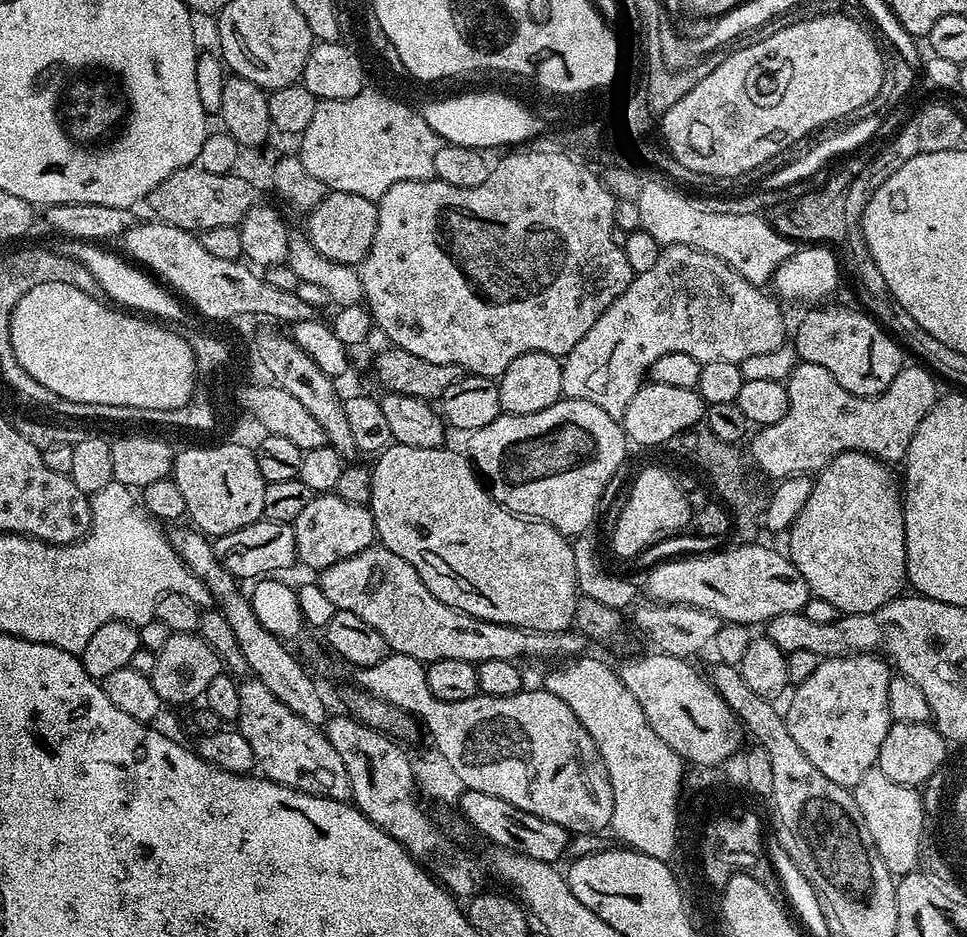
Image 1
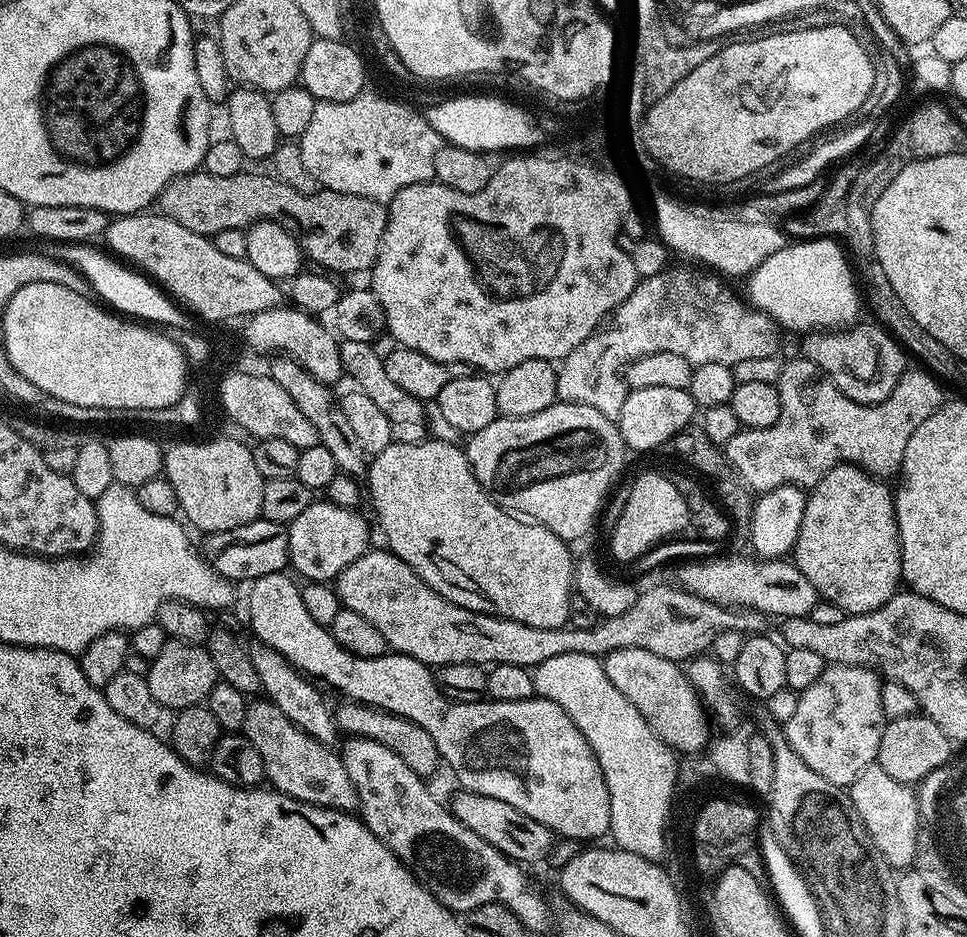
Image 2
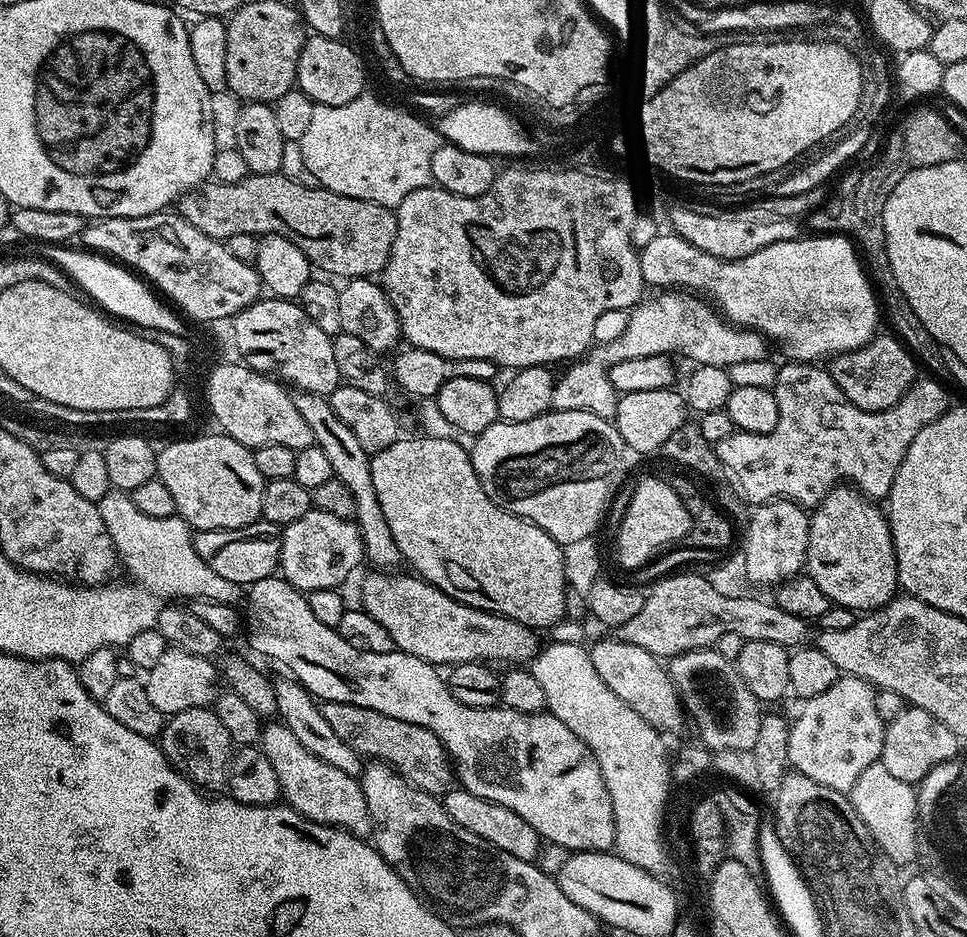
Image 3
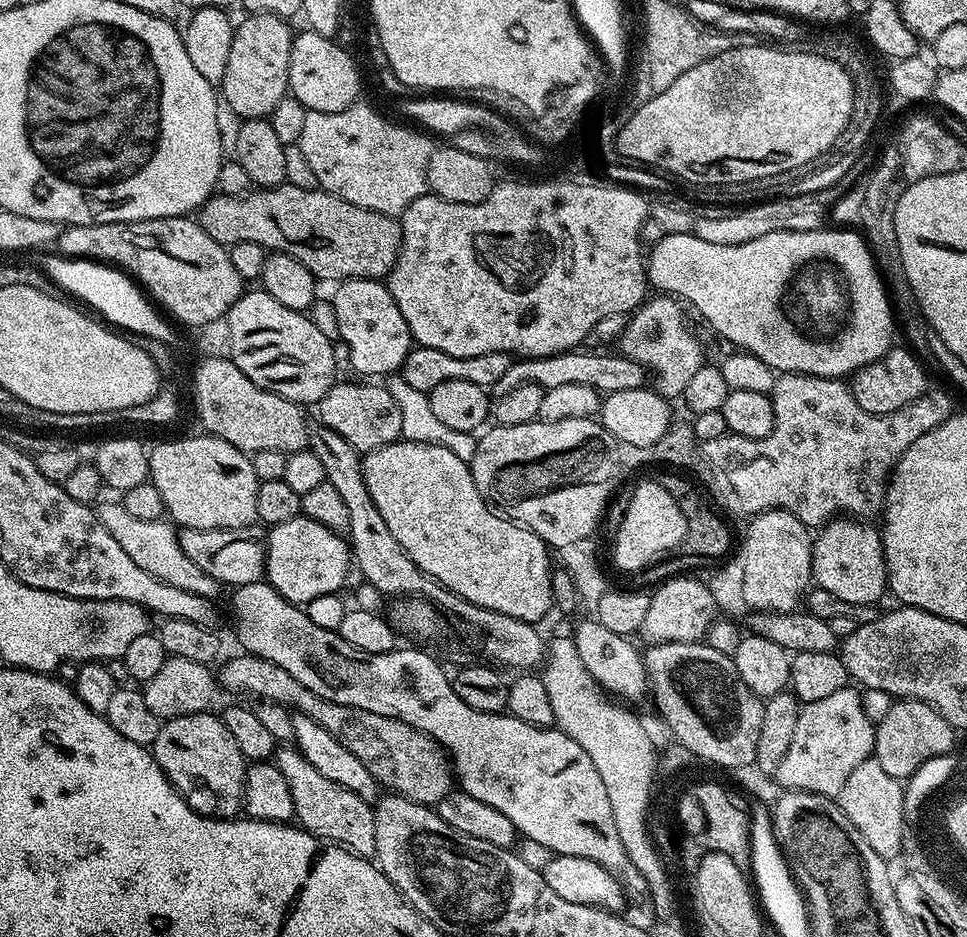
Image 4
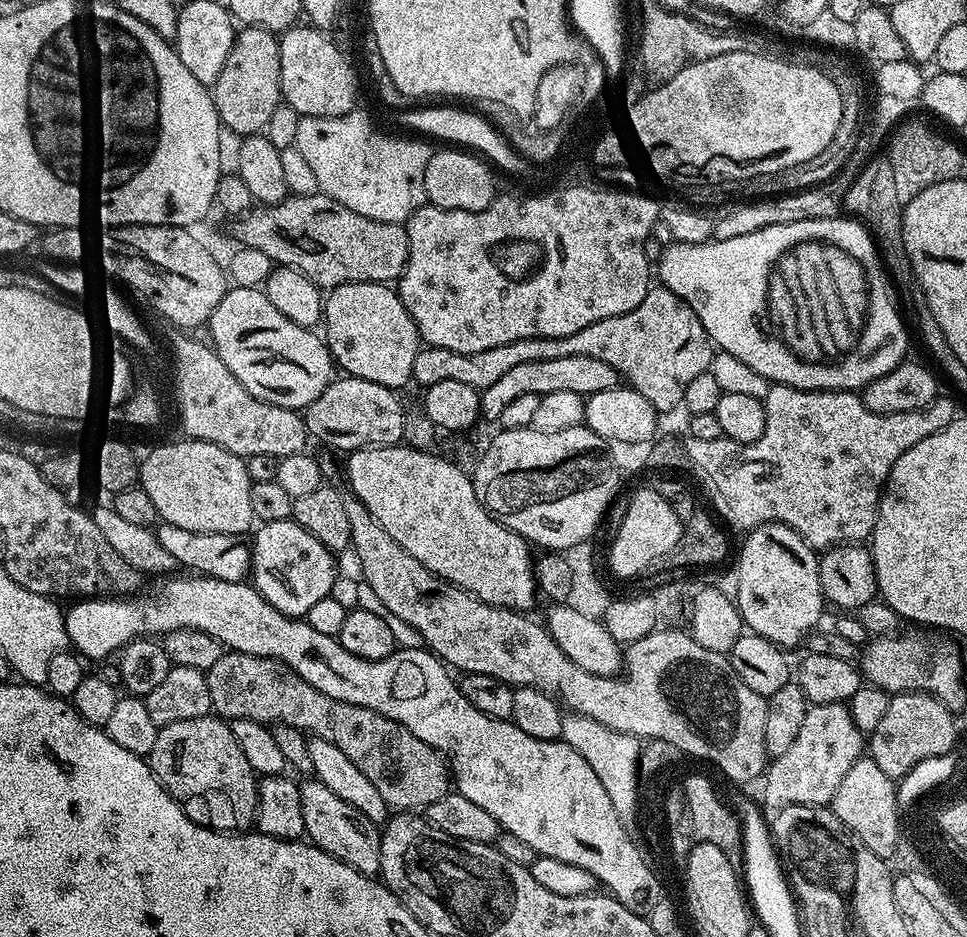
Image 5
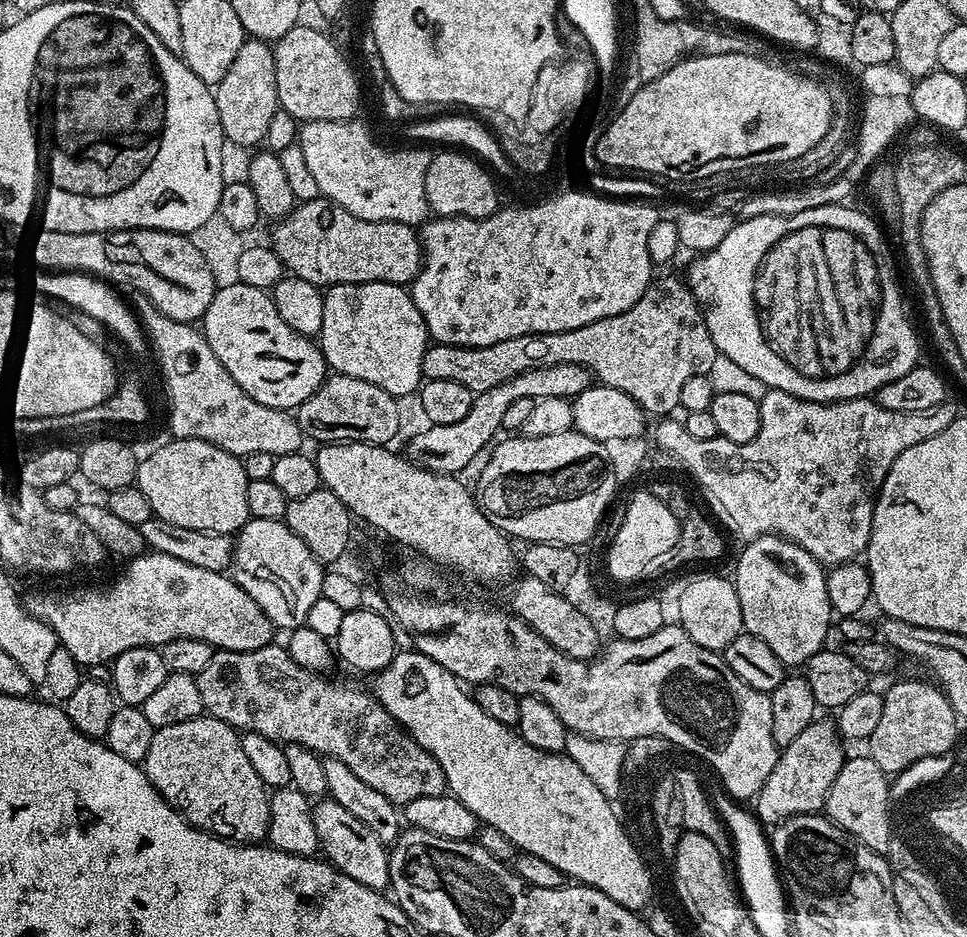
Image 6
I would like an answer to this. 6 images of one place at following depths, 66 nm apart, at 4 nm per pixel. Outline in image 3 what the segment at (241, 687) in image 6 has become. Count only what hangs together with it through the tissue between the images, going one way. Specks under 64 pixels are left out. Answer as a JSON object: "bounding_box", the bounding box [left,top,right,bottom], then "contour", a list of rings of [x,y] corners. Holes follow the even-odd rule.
{"bounding_box":[322,702,454,794],"contour":[[[346,702],[325,703],[322,711],[326,722],[330,722],[330,727],[340,740],[351,744],[357,753],[365,757],[368,755],[368,758],[389,764],[418,790],[443,794],[453,783],[454,769],[448,752],[430,730],[414,726],[414,722],[402,722],[402,718],[390,718],[390,714],[378,714],[378,710],[366,710],[366,706],[354,706]]]}

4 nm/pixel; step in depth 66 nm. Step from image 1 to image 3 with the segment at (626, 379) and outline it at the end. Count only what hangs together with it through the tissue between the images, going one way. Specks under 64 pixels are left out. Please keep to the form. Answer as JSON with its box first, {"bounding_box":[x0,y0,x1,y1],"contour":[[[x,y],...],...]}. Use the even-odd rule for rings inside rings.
{"bounding_box":[552,290,769,420],"contour":[[[660,290],[655,294],[657,296],[645,295],[627,313],[629,316],[624,329],[613,340],[605,344],[597,343],[587,355],[563,369],[565,372],[558,376],[552,395],[552,408],[555,411],[586,410],[612,420],[616,415],[618,393],[610,382],[608,371],[618,362],[626,362],[630,358],[681,352],[686,359],[692,360],[693,365],[728,369],[734,366],[734,362],[754,362],[769,355],[769,341],[761,333],[733,324],[707,299],[687,290]]]}

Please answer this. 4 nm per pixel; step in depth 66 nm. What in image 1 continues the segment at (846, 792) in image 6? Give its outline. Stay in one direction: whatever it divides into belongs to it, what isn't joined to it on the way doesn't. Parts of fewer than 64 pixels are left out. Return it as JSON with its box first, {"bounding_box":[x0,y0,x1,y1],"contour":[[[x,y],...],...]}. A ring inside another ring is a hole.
{"bounding_box":[851,766,925,878],"contour":[[[878,766],[866,770],[866,774],[858,778],[851,794],[866,822],[866,830],[870,830],[870,838],[874,838],[874,846],[886,870],[890,870],[896,878],[917,871],[925,823],[923,795],[917,789],[886,778]]]}

